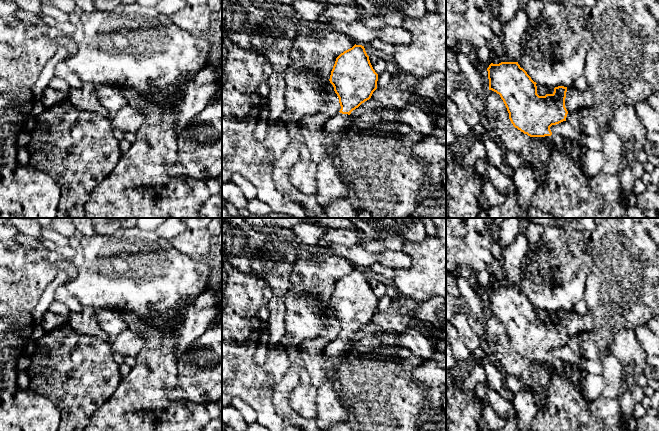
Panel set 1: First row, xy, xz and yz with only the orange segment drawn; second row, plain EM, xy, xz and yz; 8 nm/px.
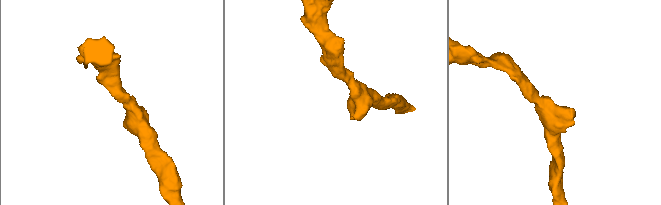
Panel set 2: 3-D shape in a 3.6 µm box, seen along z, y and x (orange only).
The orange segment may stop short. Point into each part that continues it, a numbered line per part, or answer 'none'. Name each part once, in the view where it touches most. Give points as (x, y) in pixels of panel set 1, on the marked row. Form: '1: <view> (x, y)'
1: yz (575, 100)

